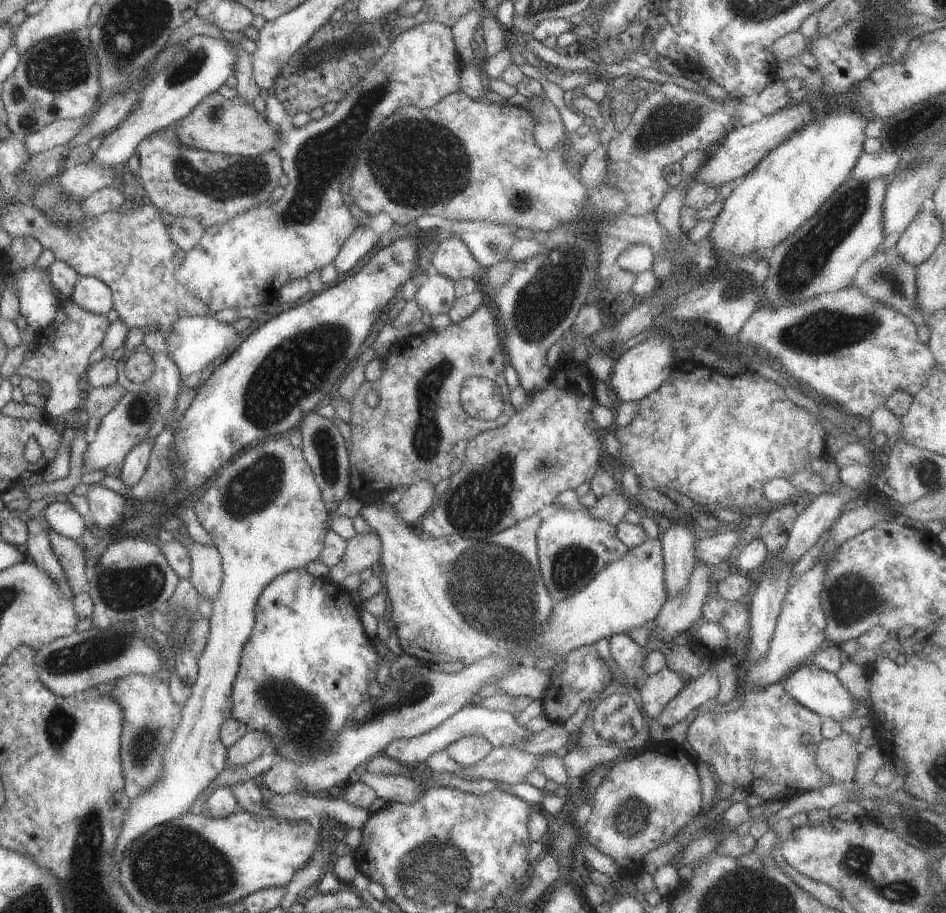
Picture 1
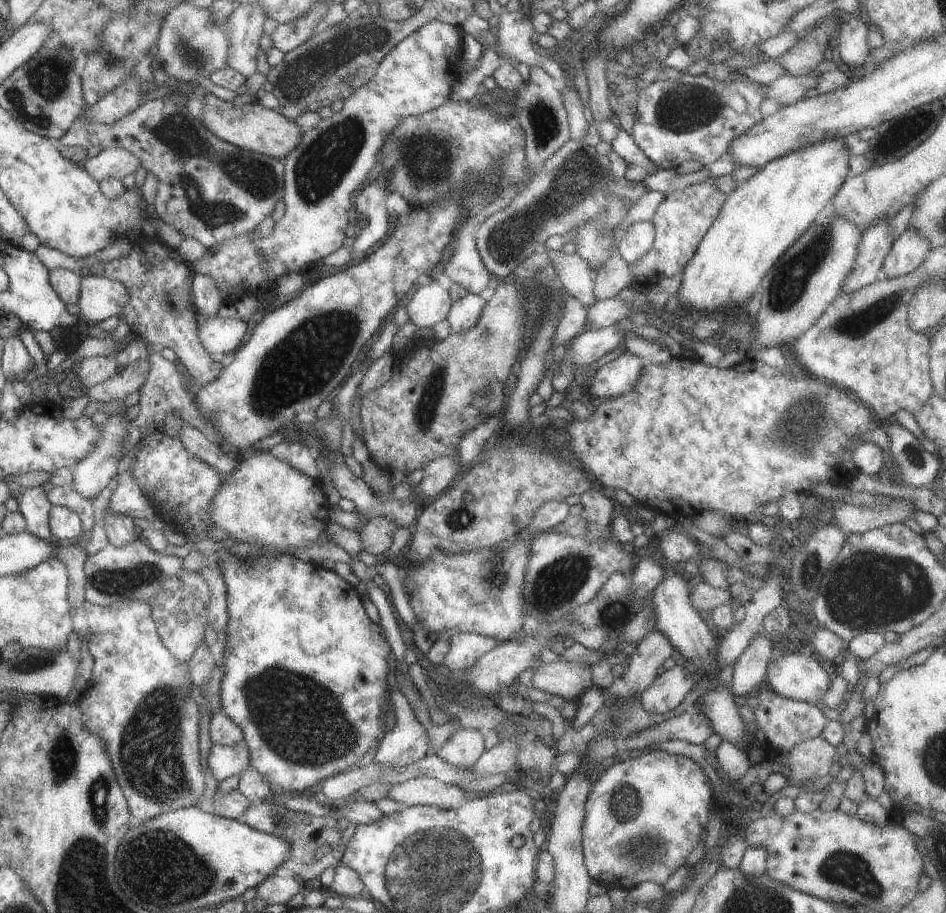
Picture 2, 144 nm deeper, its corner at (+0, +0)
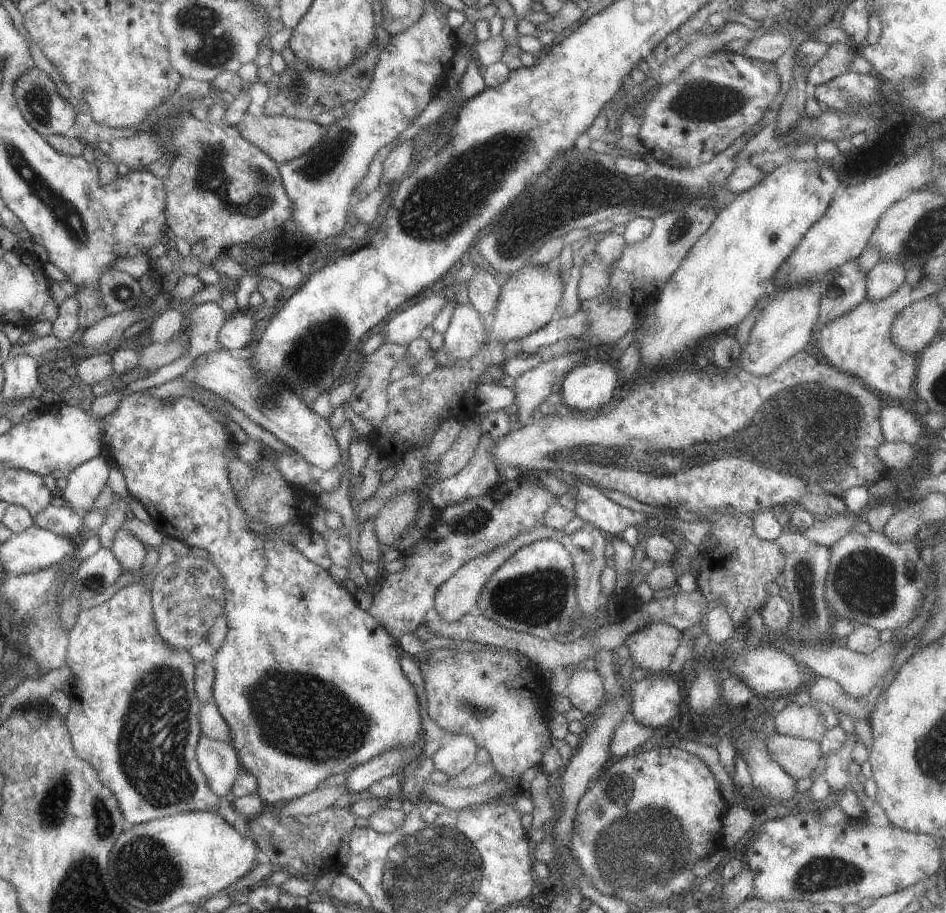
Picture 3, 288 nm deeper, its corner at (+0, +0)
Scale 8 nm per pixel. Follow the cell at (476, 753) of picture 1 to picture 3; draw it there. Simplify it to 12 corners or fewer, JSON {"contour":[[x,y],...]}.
{"contour":[[473,736],[431,748],[435,770],[453,778],[473,764]]}

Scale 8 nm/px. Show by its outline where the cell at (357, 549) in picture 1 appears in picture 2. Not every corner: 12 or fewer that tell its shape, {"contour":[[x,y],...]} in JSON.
{"contour":[[369,520],[357,532],[361,552],[383,558],[397,528]]}

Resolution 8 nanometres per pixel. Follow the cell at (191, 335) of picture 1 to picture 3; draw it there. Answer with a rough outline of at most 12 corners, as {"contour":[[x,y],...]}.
{"contour":[[233,312],[221,324],[221,350],[245,348],[259,326],[249,312]]}

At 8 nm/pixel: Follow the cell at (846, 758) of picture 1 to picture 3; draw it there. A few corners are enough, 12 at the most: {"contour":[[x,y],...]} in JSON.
{"contour":[[775,734],[773,762],[795,782],[819,766],[819,742]]}

